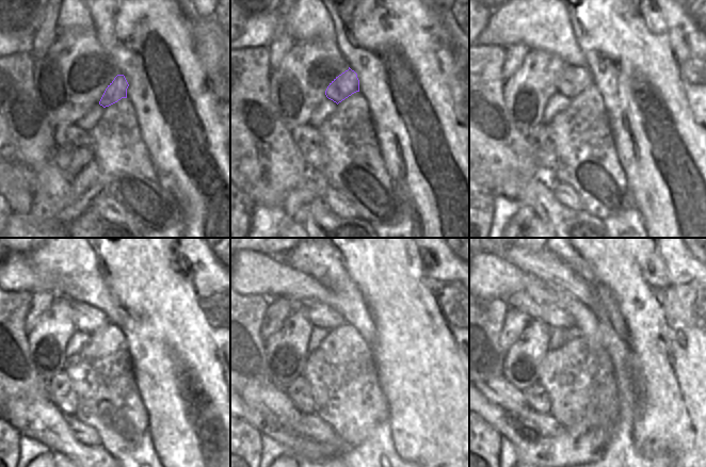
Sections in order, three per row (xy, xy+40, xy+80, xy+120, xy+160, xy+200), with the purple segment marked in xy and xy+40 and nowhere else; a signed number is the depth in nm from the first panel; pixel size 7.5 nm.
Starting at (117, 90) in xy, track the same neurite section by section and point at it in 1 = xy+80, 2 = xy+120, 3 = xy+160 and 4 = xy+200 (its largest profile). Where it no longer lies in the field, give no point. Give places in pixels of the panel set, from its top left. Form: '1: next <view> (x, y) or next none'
1: next xy+80 (574, 80)
2: next xy+120 (17, 273)
3: next xy+160 (252, 272)
4: next xy+200 (491, 276)

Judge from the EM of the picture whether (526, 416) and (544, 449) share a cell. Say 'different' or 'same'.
different

